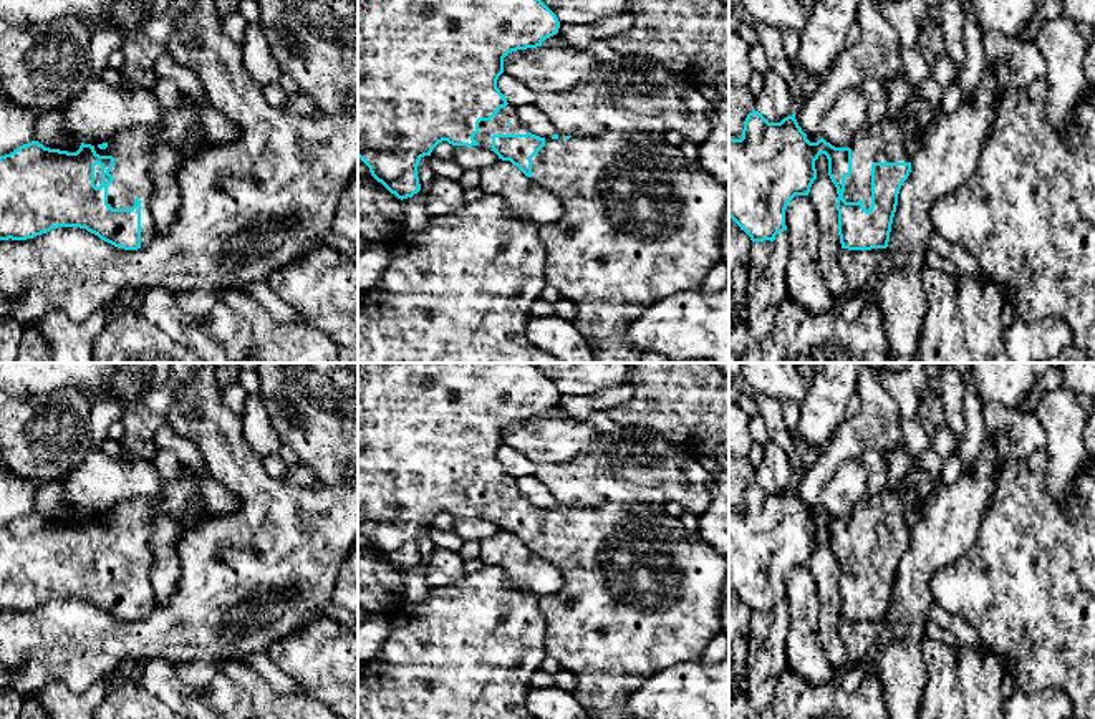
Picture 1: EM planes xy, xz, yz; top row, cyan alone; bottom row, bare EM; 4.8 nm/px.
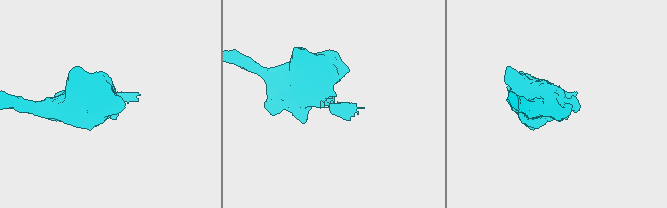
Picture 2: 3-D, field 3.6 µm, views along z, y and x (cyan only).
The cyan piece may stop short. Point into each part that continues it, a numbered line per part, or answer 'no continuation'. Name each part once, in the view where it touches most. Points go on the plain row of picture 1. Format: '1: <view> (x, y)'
1: xy (133, 522)

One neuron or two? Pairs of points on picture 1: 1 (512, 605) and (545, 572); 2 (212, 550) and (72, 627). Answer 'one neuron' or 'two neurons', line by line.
1: two neurons
2: one neuron

